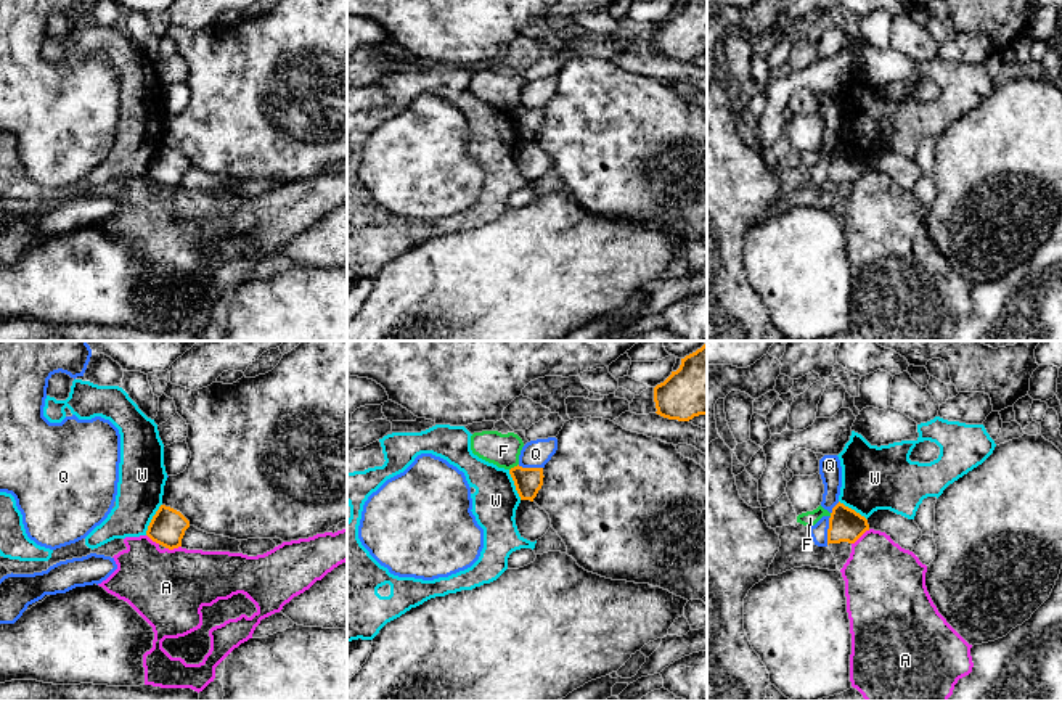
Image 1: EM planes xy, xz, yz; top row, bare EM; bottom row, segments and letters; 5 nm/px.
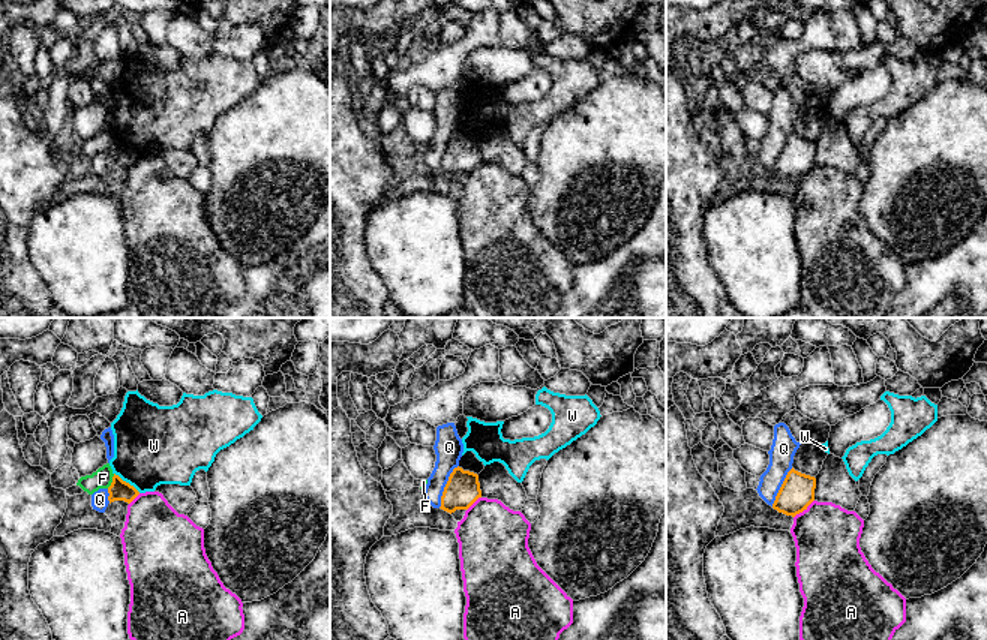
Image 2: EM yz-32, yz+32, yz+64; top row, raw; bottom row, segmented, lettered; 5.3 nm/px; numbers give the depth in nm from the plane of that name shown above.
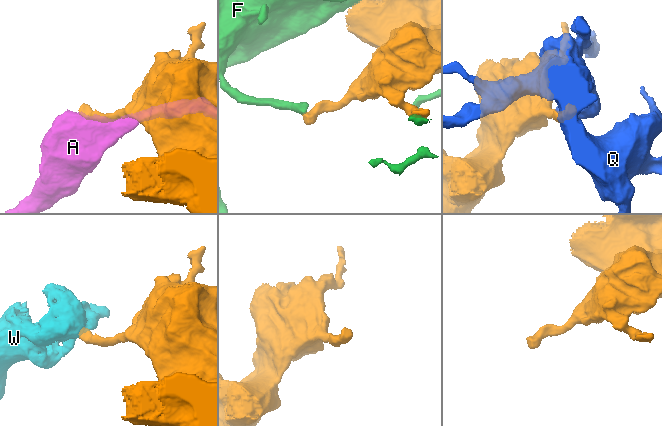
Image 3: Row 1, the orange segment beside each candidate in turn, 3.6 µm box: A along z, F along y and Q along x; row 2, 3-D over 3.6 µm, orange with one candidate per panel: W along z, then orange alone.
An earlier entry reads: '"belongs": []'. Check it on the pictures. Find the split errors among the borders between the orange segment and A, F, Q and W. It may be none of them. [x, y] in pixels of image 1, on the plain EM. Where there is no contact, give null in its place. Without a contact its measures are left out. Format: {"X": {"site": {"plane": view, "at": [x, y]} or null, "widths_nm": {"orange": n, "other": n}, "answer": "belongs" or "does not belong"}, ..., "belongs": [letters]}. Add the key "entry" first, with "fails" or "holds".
{"entry": "holds", "A": {"site": {"plane": "yz", "at": [860, 176]}, "widths_nm": {"orange": 170, "other": 380}, "answer": "does not belong"}, "F": {"site": {"plane": "xz", "at": [514, 106]}, "widths_nm": {"orange": 140, "other": 160}, "answer": "does not belong"}, "Q": {"site": {"plane": "yz", "at": [828, 171]}, "widths_nm": {"orange": 170, "other": 90}, "answer": "does not belong"}, "W": {"site": {"plane": "xy", "at": [151, 159]}, "widths_nm": {"orange": 180, "other": 240}, "answer": "does not belong"}, "belongs": []}

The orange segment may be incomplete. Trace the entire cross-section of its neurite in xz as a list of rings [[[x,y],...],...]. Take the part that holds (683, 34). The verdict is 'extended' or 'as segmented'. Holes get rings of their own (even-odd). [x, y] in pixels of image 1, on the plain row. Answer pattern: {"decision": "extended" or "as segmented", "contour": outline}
{"decision": "as segmented", "contour": [[[681,0],[676,11],[654,27],[657,55],[689,61],[707,55],[707,0]]]}

